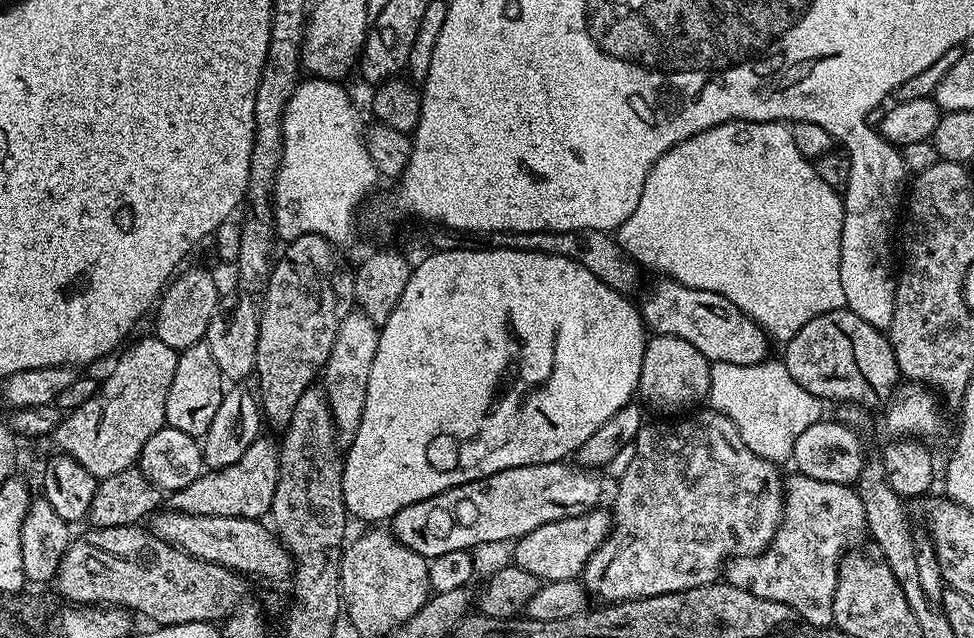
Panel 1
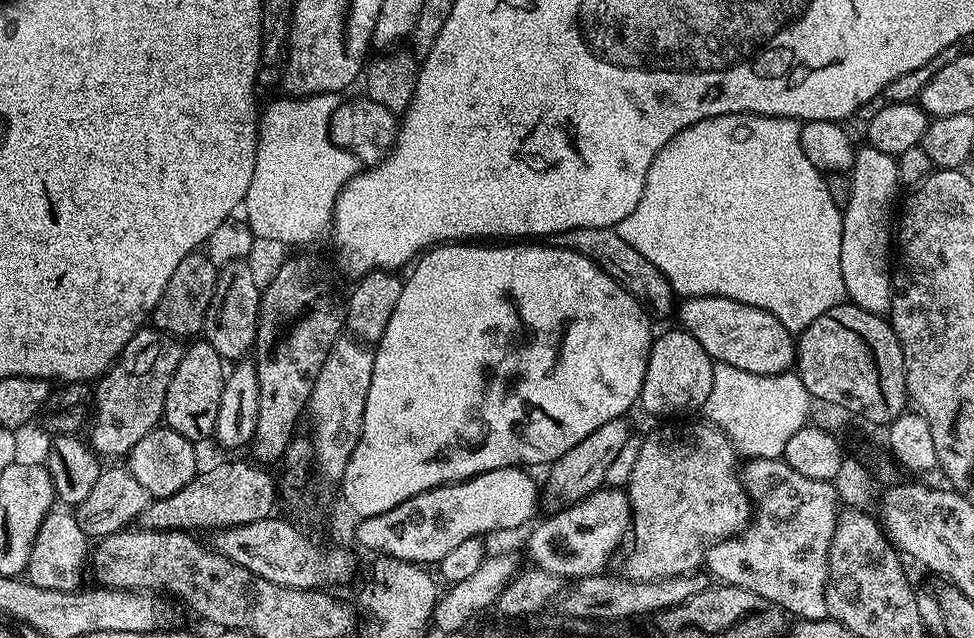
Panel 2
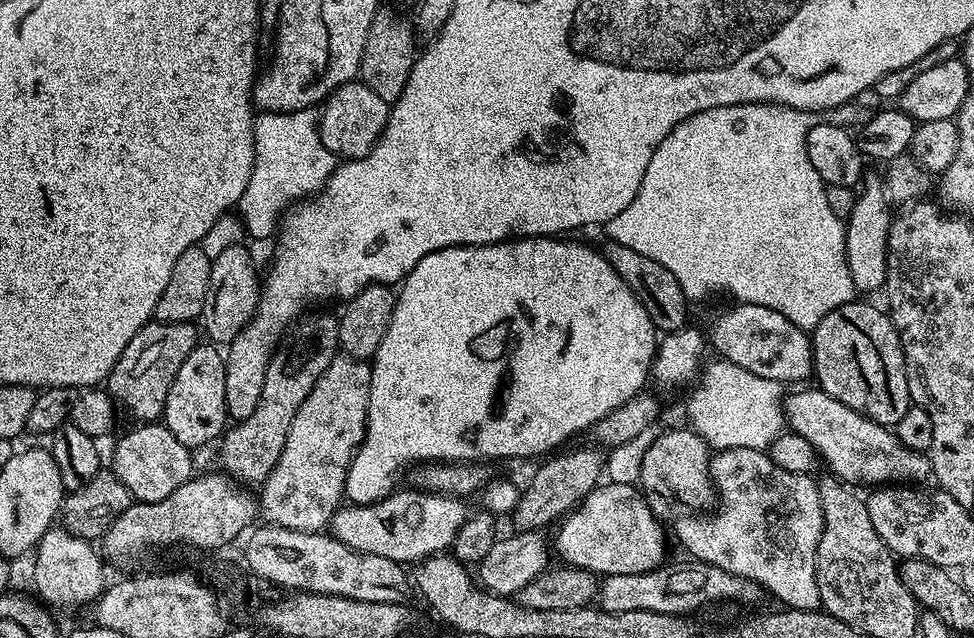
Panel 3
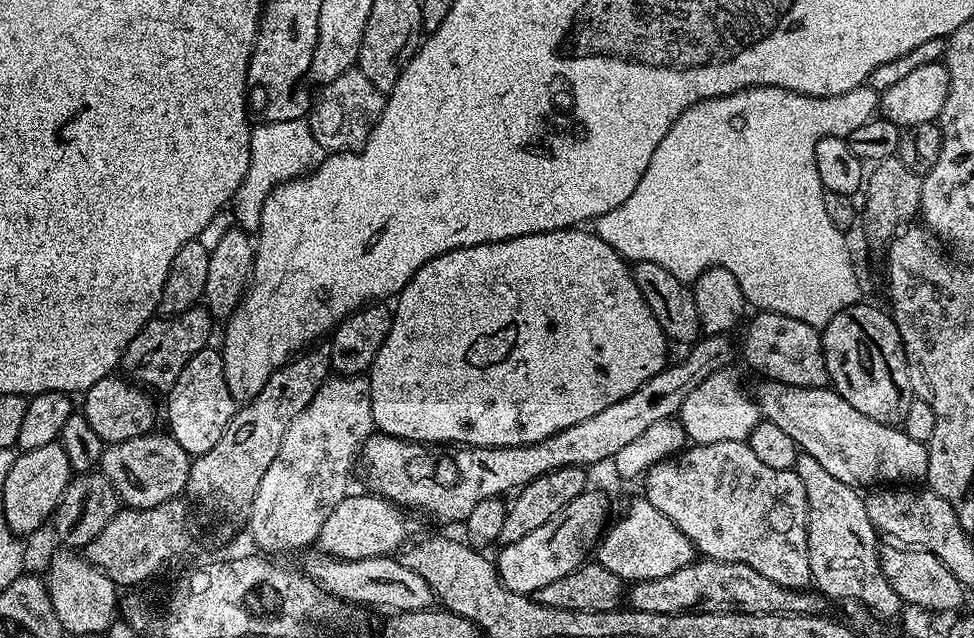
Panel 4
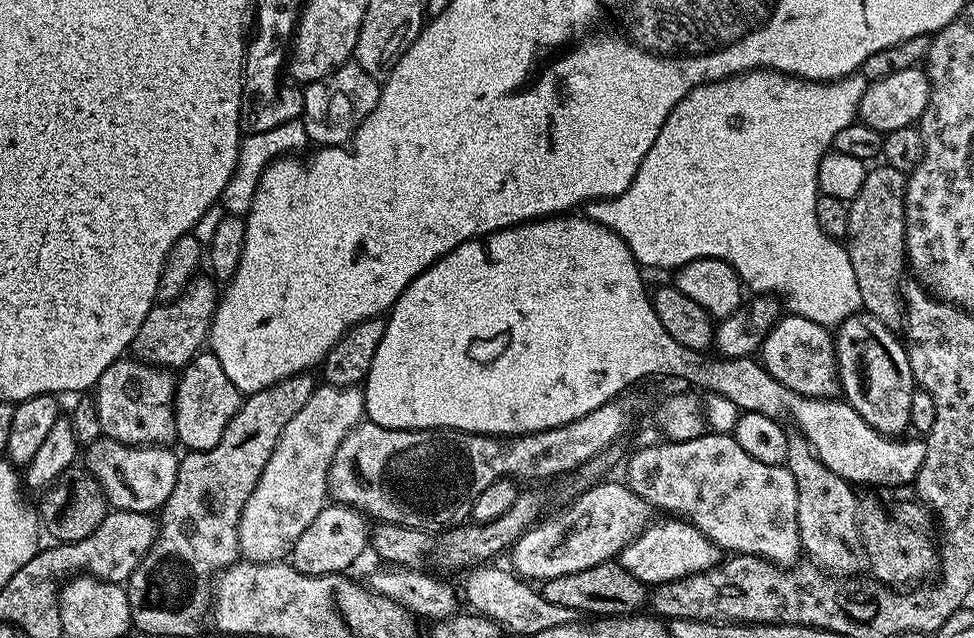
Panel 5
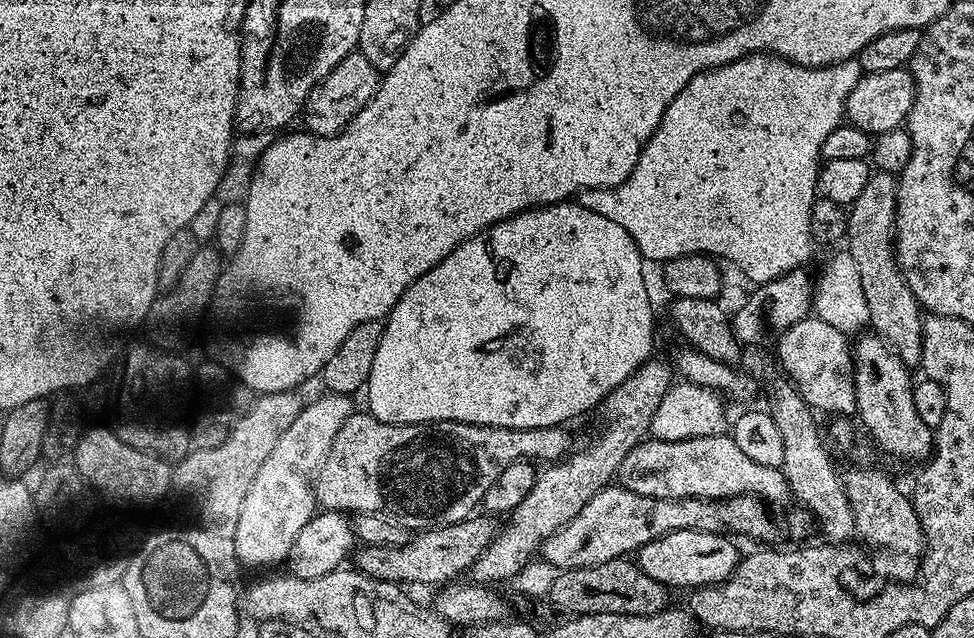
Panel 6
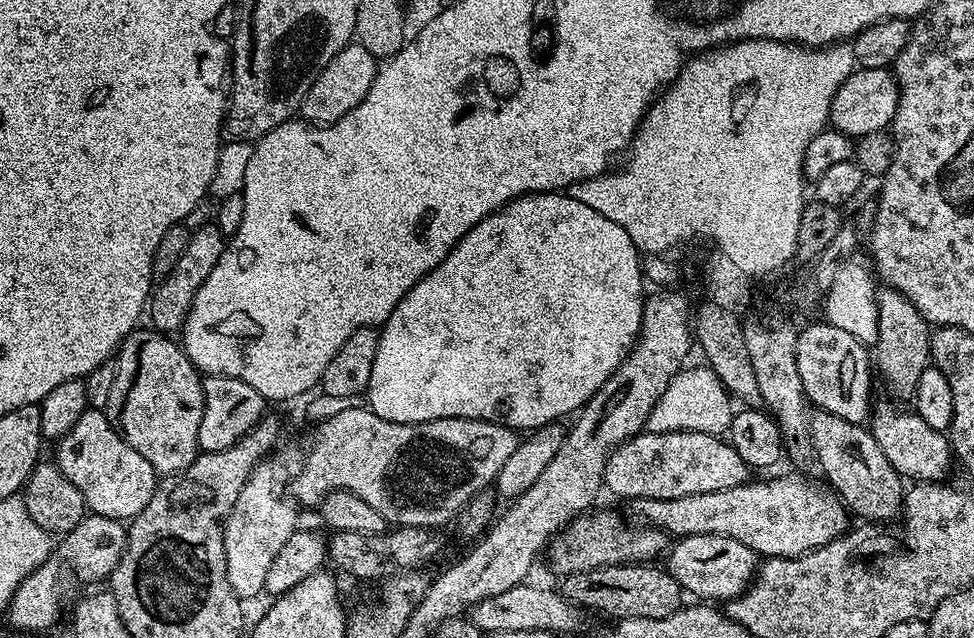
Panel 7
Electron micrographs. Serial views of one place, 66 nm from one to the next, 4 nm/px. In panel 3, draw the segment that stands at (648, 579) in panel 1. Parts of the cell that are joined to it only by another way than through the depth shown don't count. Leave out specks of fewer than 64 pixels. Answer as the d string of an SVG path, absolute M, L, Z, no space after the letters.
M690 427L667 429L662 431L661 436L657 435L652 445L645 452L642 458L639 487L645 493L664 492L669 488L678 499L684 504L689 504L689 509L704 510L708 503L714 500L714 485L712 482L712 470L710 467L710 447L707 441L694 432Z

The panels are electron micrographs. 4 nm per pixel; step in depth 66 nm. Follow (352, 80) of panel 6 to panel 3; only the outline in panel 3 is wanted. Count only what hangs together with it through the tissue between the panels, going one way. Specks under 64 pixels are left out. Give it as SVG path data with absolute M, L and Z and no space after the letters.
M353 82L334 89L328 95L328 99L323 101L320 110L321 146L326 151L340 156L336 158L360 160L366 154L370 154L370 150L378 142L388 121L390 106L382 98L378 98L378 94L370 90L370 86L363 82Z

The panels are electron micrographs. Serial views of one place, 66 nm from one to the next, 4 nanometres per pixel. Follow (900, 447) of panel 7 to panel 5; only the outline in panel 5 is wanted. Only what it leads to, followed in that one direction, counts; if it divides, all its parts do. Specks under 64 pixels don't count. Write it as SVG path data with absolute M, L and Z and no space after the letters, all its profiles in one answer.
M863 310L855 312L850 318L838 325L834 332L836 342L836 368L840 371L840 387L843 399L848 401L848 405L874 430L878 430L883 436L895 436L897 438L905 435L904 431L909 431L911 425L910 398L914 391L914 381L910 370L910 358L908 349L901 337L893 329L886 326L886 322L880 322L874 318L874 314Z

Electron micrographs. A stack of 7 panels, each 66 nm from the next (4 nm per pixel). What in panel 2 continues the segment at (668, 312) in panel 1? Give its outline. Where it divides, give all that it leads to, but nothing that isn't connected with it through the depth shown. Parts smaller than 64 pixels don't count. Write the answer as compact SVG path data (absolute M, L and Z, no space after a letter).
M689 296L679 305L679 327L698 340L715 363L728 363L750 374L778 375L796 363L797 337L774 314L721 296Z

